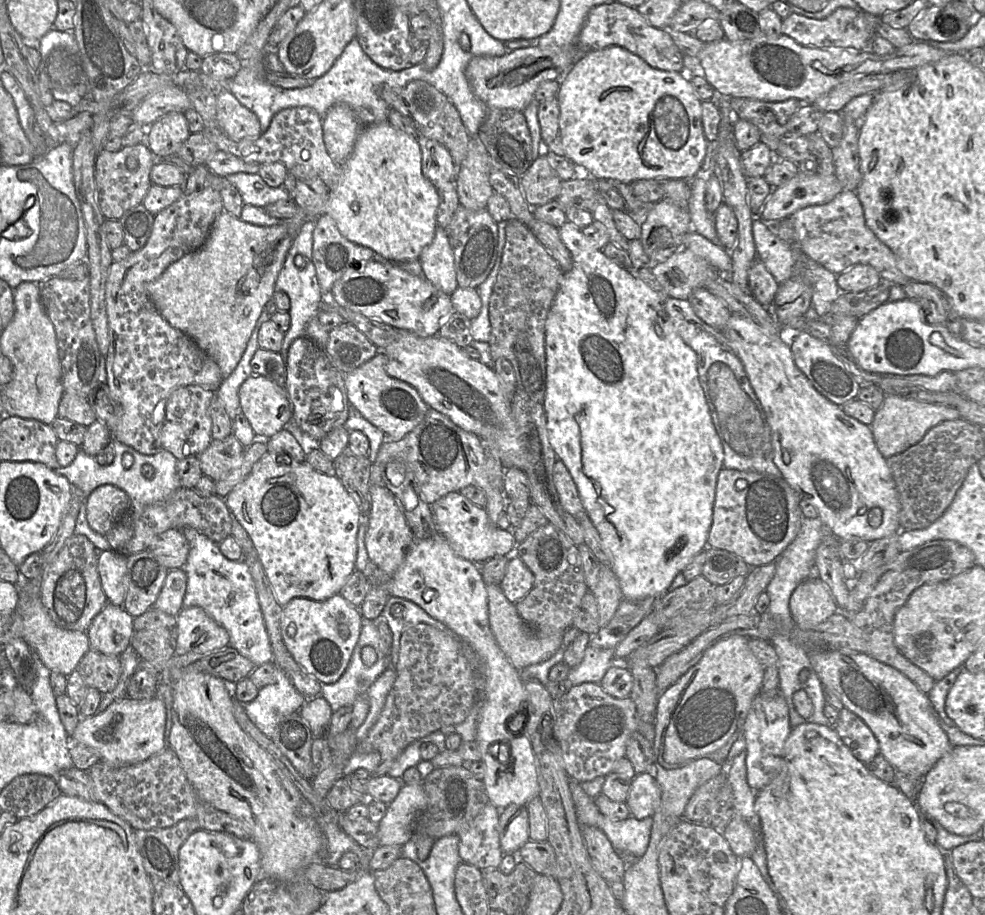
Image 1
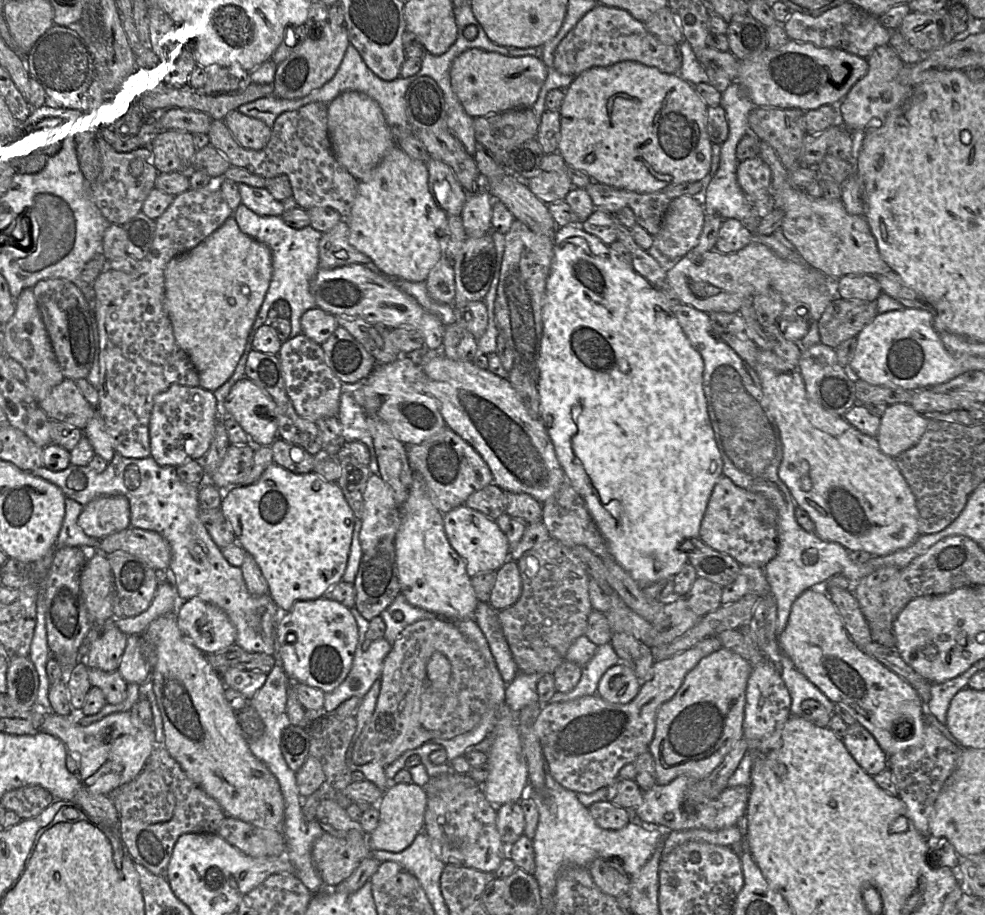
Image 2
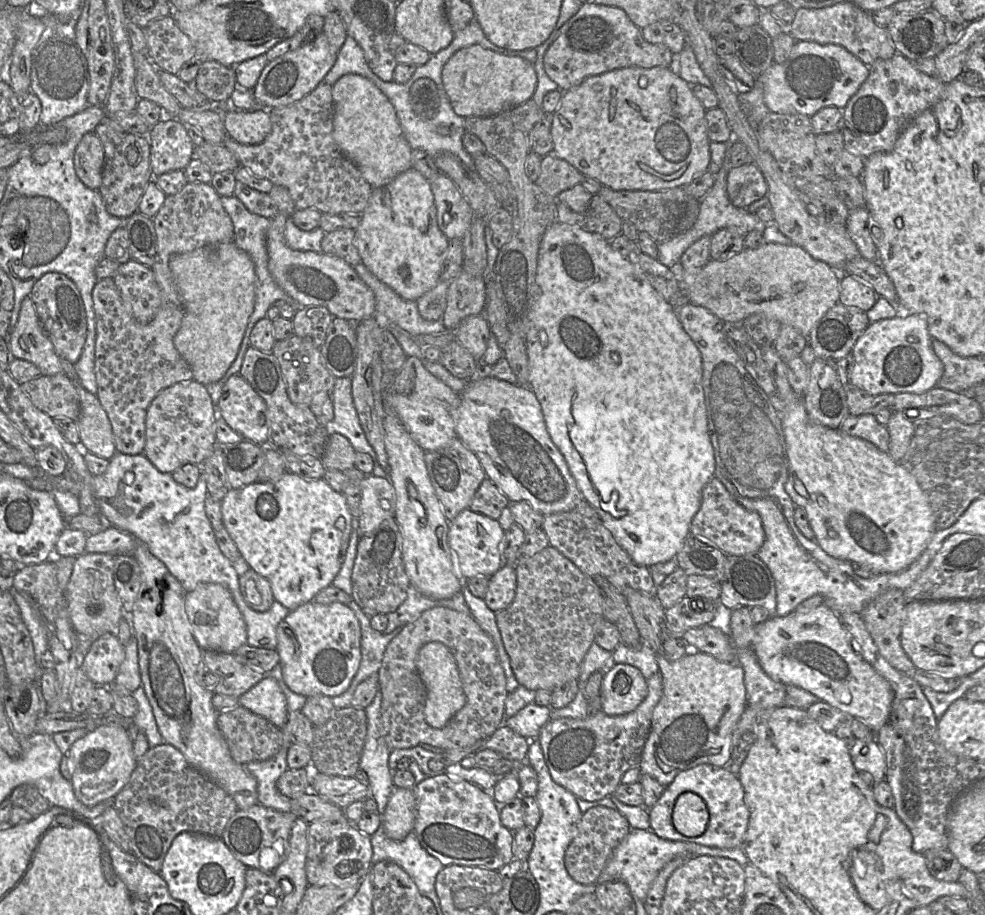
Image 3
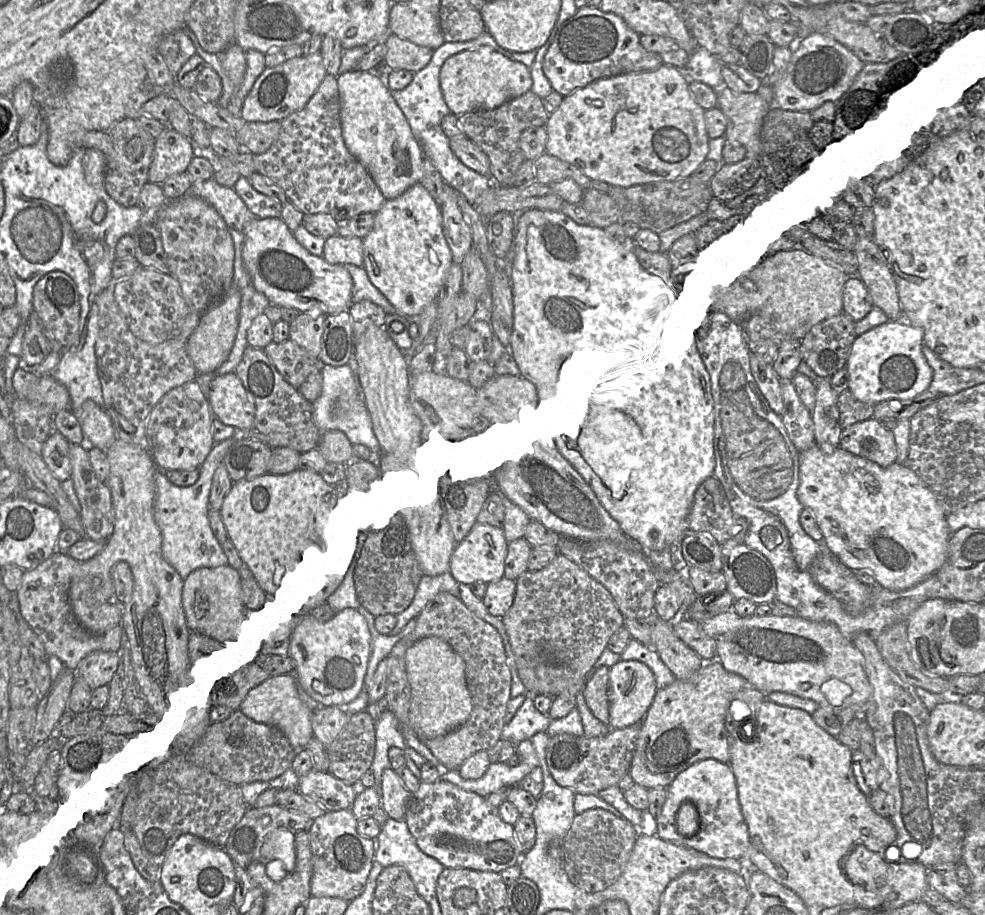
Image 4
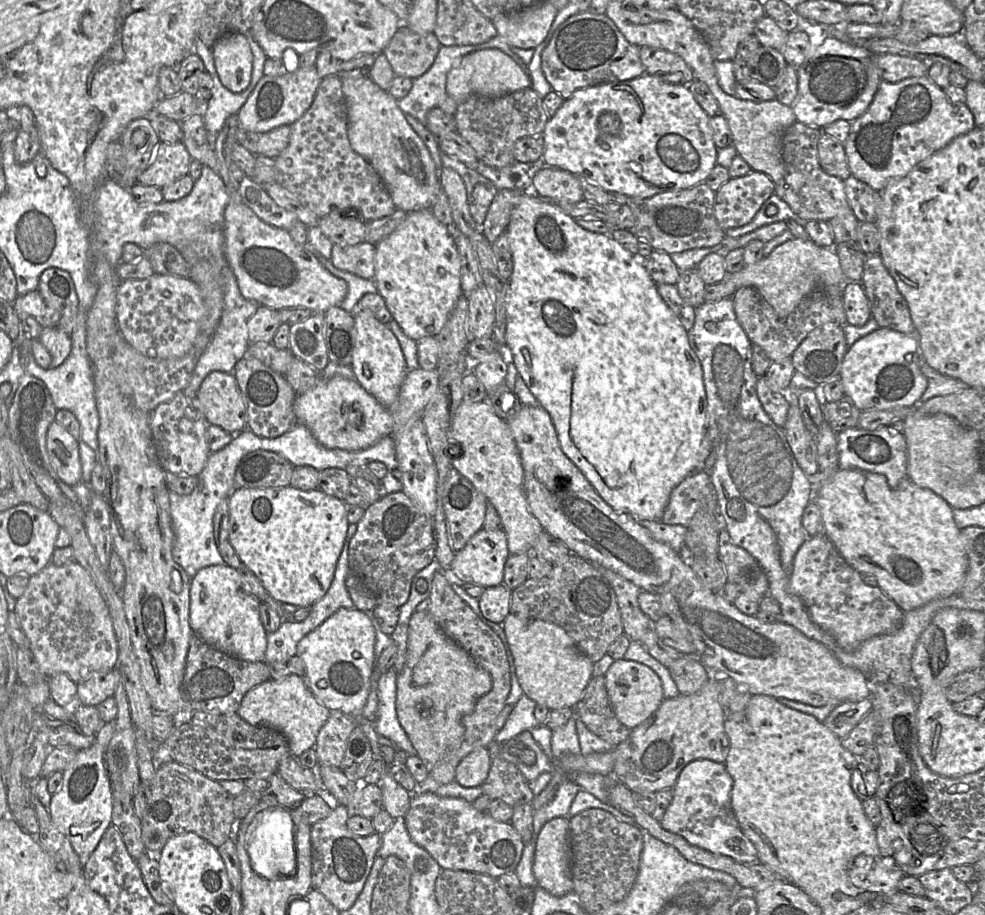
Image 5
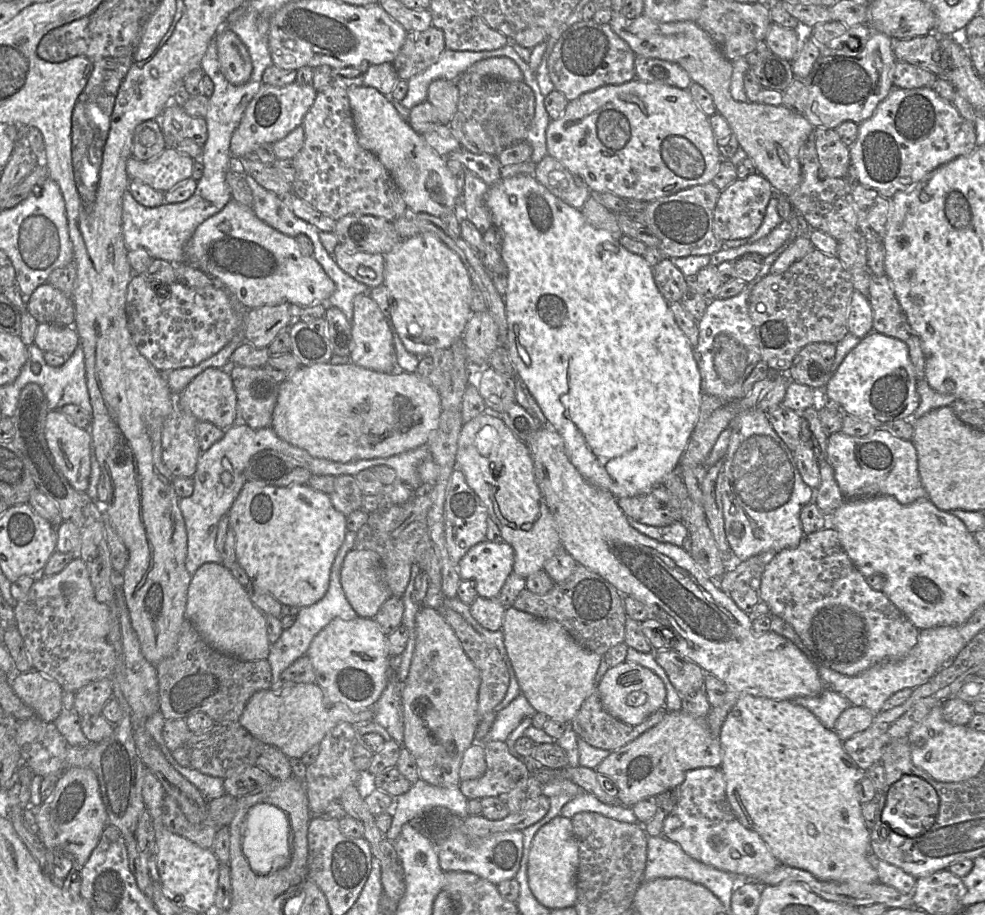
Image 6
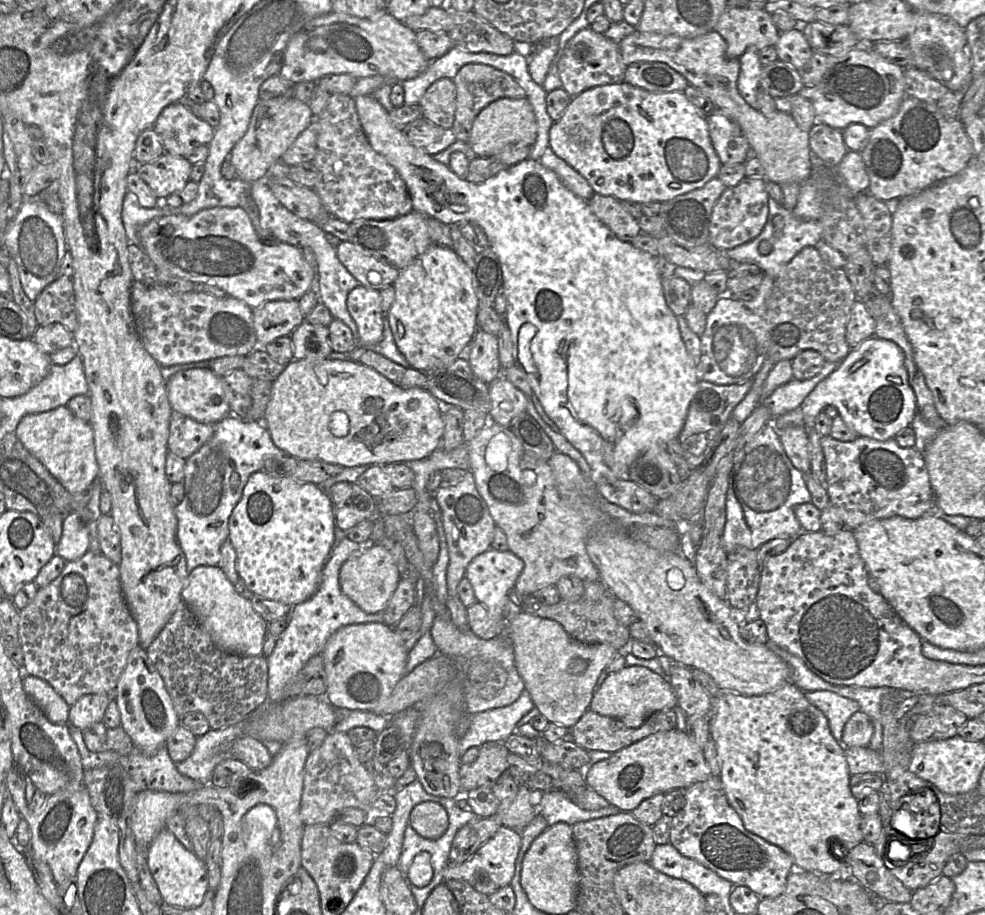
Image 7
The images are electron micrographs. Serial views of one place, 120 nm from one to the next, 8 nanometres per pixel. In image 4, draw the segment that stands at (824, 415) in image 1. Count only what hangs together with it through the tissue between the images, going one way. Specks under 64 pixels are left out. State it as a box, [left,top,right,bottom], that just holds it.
[797,445,952,591]

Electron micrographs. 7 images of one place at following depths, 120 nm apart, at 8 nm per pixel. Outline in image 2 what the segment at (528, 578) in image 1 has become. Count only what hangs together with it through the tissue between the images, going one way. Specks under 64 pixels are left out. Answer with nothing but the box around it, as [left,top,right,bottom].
[488,560,522,611]

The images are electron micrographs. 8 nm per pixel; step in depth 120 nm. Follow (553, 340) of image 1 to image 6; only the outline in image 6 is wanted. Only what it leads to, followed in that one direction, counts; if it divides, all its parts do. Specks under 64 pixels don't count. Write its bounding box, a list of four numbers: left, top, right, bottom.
[486,174,702,499]

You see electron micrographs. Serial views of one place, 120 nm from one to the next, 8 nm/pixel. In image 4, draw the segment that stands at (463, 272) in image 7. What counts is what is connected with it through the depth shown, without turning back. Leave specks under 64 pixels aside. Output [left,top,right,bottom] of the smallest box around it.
[363,183,453,316]

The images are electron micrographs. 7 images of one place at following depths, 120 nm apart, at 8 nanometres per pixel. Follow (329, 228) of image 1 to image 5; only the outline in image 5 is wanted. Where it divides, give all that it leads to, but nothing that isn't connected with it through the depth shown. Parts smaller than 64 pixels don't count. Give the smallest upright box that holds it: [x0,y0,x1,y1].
[330,242,375,279]

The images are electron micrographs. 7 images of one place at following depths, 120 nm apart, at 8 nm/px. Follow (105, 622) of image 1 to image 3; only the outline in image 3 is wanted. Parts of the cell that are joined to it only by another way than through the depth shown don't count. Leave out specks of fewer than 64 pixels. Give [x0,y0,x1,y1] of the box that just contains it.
[80,633,125,686]

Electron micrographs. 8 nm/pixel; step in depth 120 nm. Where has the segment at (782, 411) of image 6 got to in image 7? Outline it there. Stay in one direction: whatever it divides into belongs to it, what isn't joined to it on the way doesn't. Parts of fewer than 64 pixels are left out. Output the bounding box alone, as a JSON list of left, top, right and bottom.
[778,426,811,475]

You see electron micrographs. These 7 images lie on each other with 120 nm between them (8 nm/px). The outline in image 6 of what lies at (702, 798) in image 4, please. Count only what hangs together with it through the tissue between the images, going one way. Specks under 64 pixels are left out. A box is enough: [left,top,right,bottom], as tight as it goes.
[663,767,780,882]

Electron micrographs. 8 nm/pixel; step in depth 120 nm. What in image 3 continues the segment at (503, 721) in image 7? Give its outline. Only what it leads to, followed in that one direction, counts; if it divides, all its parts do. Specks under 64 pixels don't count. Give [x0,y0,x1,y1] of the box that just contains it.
[503,702,551,741]

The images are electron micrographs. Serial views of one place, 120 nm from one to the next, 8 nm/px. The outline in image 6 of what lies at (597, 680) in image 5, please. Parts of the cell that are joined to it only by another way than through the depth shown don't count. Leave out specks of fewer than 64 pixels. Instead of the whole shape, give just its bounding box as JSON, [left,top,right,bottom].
[571,685,668,751]

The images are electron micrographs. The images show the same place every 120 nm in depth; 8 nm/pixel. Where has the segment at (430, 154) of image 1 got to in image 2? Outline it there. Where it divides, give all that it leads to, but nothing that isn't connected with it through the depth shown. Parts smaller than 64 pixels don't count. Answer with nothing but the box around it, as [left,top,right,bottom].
[426,158,467,216]

